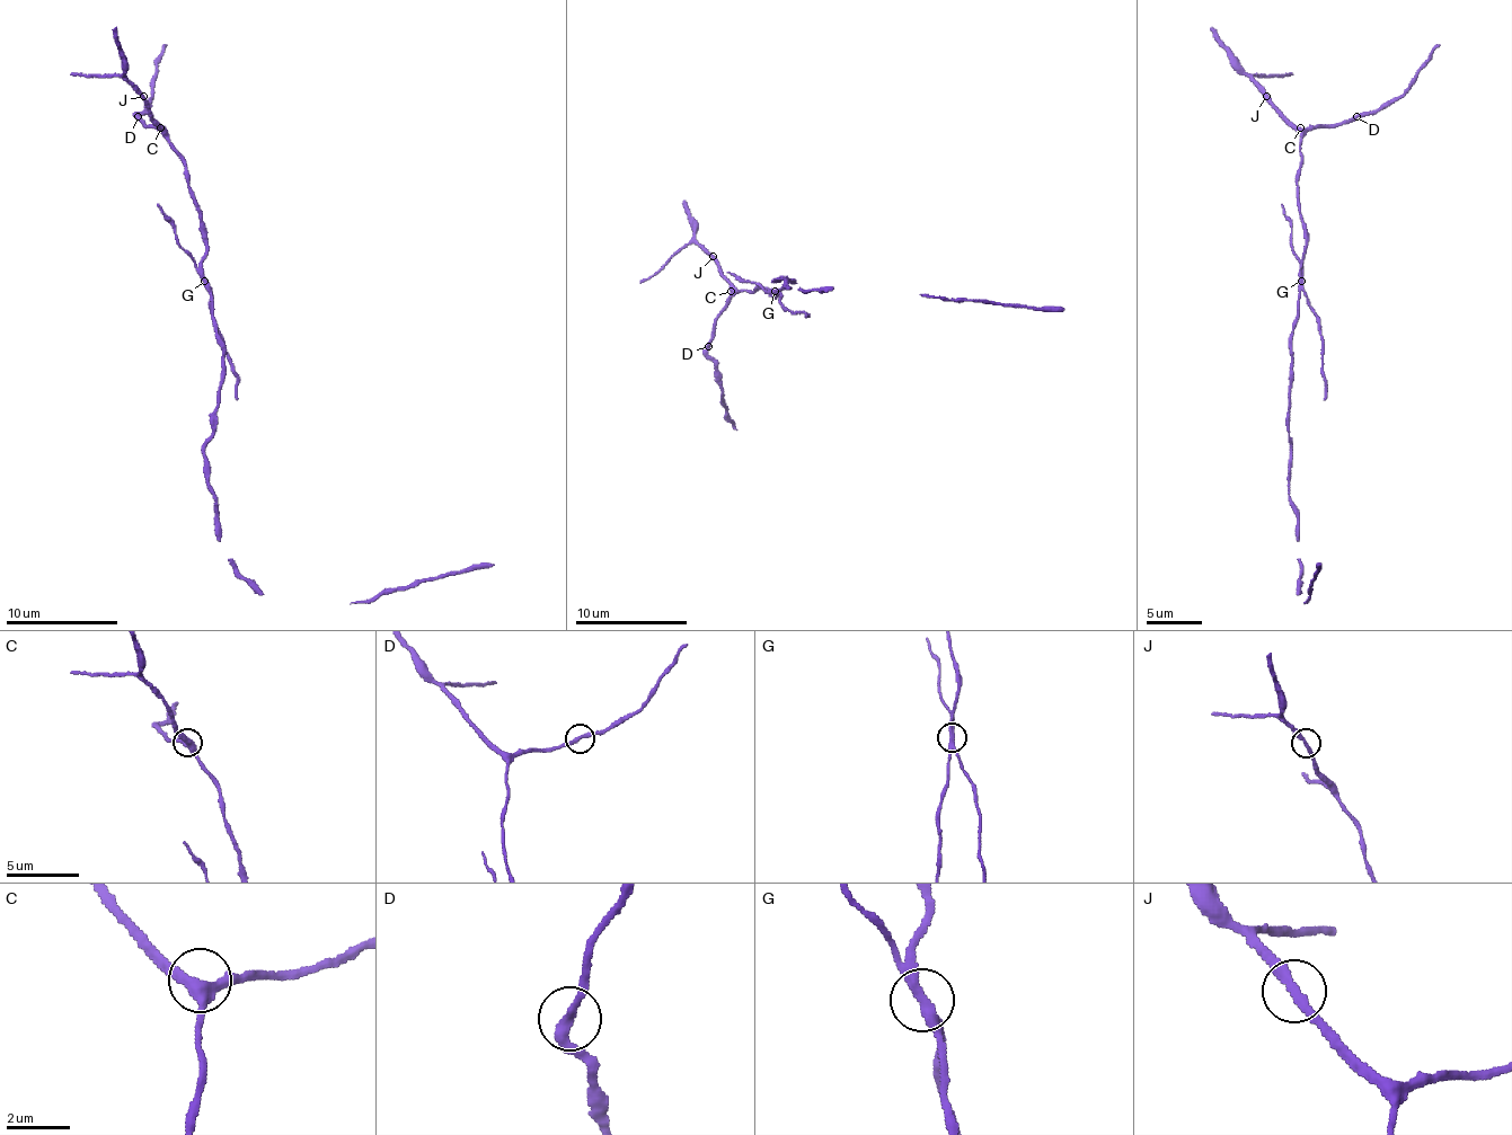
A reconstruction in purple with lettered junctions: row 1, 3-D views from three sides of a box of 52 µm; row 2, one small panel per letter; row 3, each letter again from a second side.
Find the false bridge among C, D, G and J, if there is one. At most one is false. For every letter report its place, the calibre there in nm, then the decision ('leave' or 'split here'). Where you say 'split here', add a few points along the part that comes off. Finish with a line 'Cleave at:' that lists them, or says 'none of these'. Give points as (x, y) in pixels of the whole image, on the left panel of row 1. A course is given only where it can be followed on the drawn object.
C: place (160, 127); calibre 360 nm; leave
D: place (138, 116); calibre 280 nm; leave
G: place (204, 281); calibre 280 nm; split here; course (205, 282), (213, 326), (236, 377), (236, 399)
J: place (143, 96); calibre 260 nm; leave
Cleave at: G

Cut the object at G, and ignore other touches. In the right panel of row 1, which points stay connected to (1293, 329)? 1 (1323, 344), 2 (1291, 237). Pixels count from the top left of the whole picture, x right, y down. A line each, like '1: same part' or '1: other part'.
1: other part
2: other part

